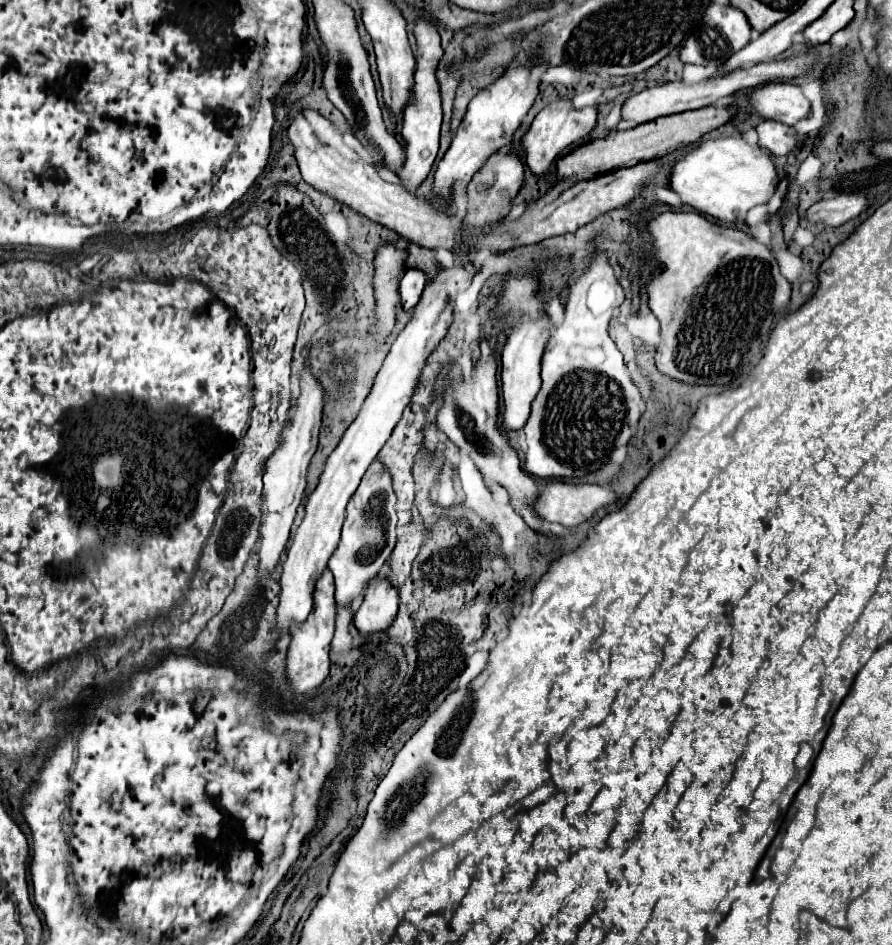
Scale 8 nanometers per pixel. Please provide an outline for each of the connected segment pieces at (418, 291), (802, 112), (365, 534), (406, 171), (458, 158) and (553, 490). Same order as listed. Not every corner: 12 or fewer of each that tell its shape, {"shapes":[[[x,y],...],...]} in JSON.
{"shapes":[[[410,267],[400,281],[402,307],[410,311],[422,297],[426,275]],[[768,83],[750,93],[754,109],[784,125],[810,113],[798,85]],[[368,467],[328,563],[338,611],[364,599],[396,543],[390,475]],[[428,21],[414,27],[418,65],[414,97],[404,109],[406,163],[412,187],[438,153],[442,105],[436,65],[440,35]],[[546,65],[508,69],[468,105],[434,173],[444,197],[532,107]],[[548,483],[540,517],[578,527],[616,493],[600,485]]]}

